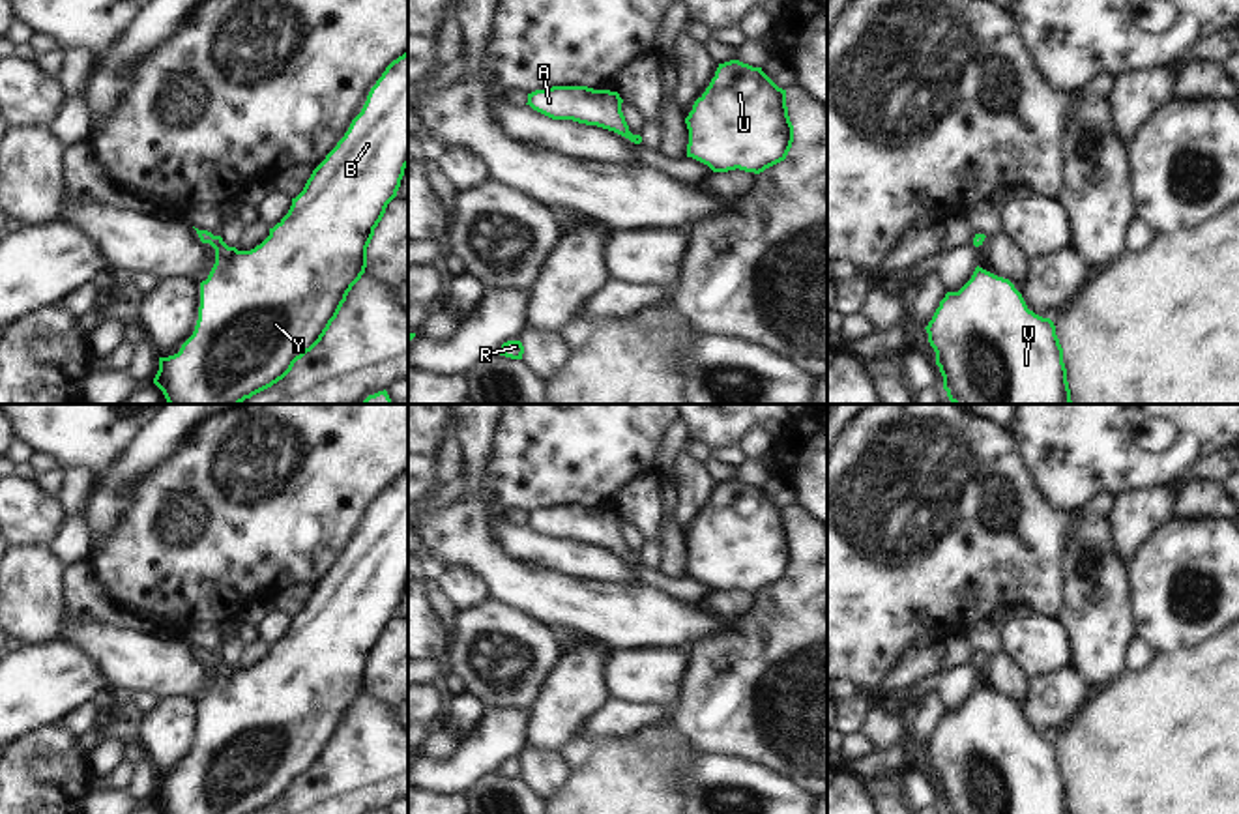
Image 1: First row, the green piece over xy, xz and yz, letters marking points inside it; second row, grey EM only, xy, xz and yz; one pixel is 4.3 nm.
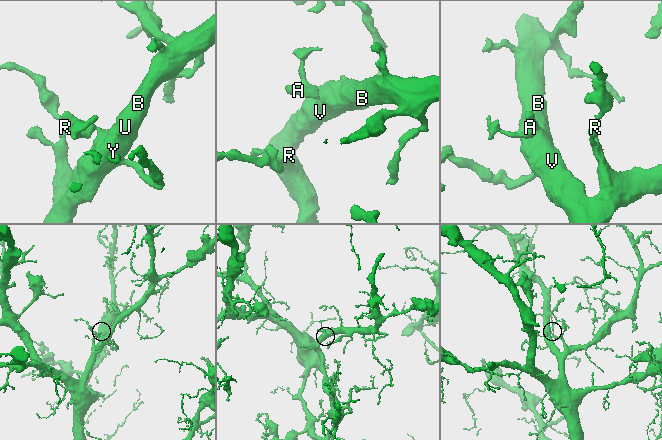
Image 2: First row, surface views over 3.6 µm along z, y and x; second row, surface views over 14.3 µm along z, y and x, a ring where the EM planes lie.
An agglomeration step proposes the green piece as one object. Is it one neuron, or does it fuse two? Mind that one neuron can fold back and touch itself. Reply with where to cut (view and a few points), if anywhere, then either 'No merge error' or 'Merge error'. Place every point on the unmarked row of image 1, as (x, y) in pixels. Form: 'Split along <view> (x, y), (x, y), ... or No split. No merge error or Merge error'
No split. No merge error.

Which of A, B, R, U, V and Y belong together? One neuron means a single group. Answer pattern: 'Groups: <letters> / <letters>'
Groups: A B R U V Y.

